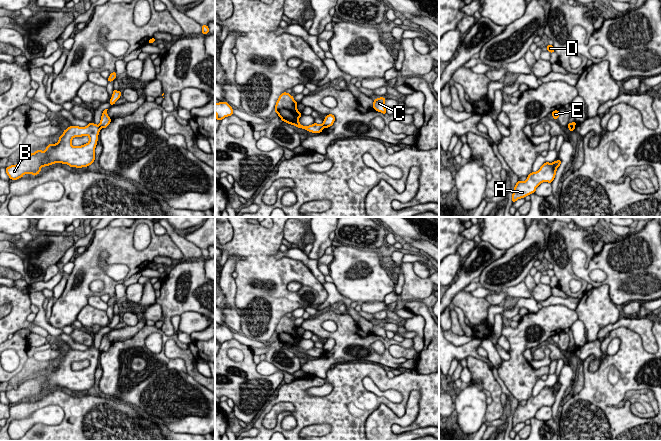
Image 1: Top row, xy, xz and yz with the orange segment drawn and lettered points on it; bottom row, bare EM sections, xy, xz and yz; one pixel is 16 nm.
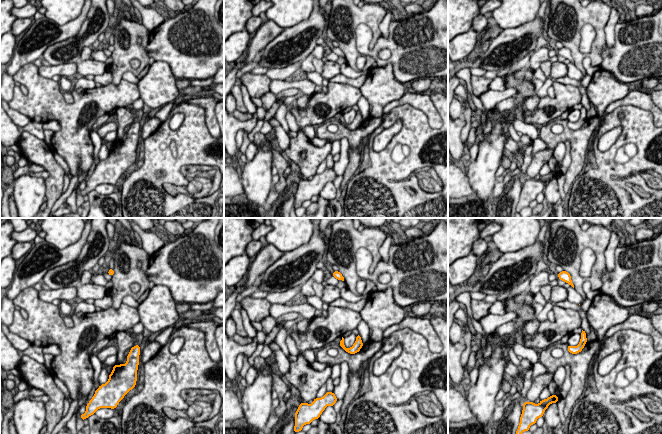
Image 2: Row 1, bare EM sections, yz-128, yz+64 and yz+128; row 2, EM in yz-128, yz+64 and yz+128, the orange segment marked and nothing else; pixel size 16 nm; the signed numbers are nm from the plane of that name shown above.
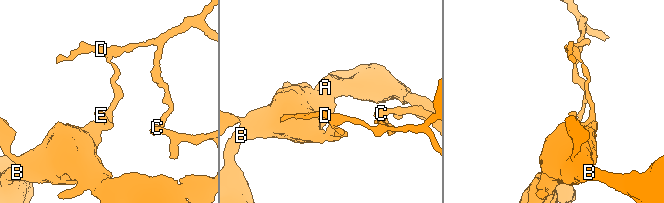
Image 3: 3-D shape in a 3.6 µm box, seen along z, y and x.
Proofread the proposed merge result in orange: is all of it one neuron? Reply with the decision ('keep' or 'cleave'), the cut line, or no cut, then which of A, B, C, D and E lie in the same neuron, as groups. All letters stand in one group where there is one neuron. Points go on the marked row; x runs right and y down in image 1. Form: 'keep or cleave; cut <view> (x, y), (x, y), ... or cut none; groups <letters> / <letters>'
cleave; cut xz (322, 124), (324, 127); groups A B / C D E

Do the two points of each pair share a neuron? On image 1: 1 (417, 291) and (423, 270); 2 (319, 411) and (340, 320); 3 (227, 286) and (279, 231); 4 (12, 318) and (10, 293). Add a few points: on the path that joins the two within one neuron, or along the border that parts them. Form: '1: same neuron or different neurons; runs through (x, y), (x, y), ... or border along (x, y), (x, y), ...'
1: different neurons; border along (412, 263), (412, 268), (417, 275), (428, 277)
2: different neurons; border along (332, 366), (324, 378), (307, 373)
3: different neurons; border along (235, 279), (236, 295), (234, 303)
4: same neuron; runs through (15, 312), (15, 299)

